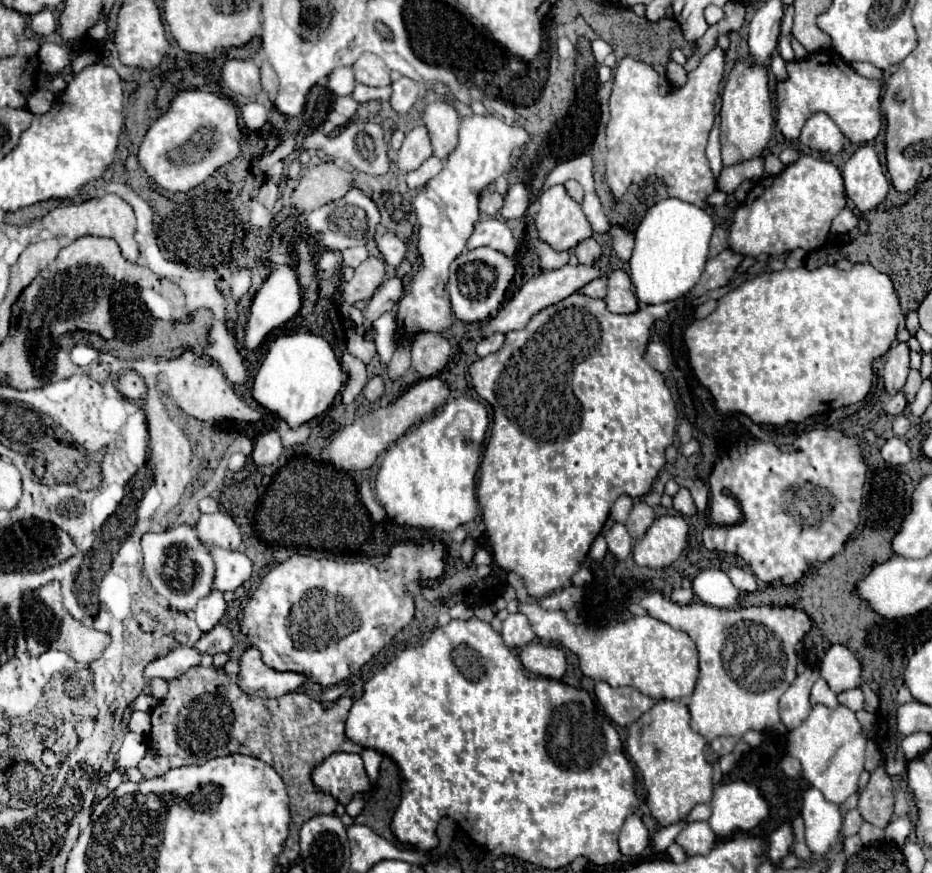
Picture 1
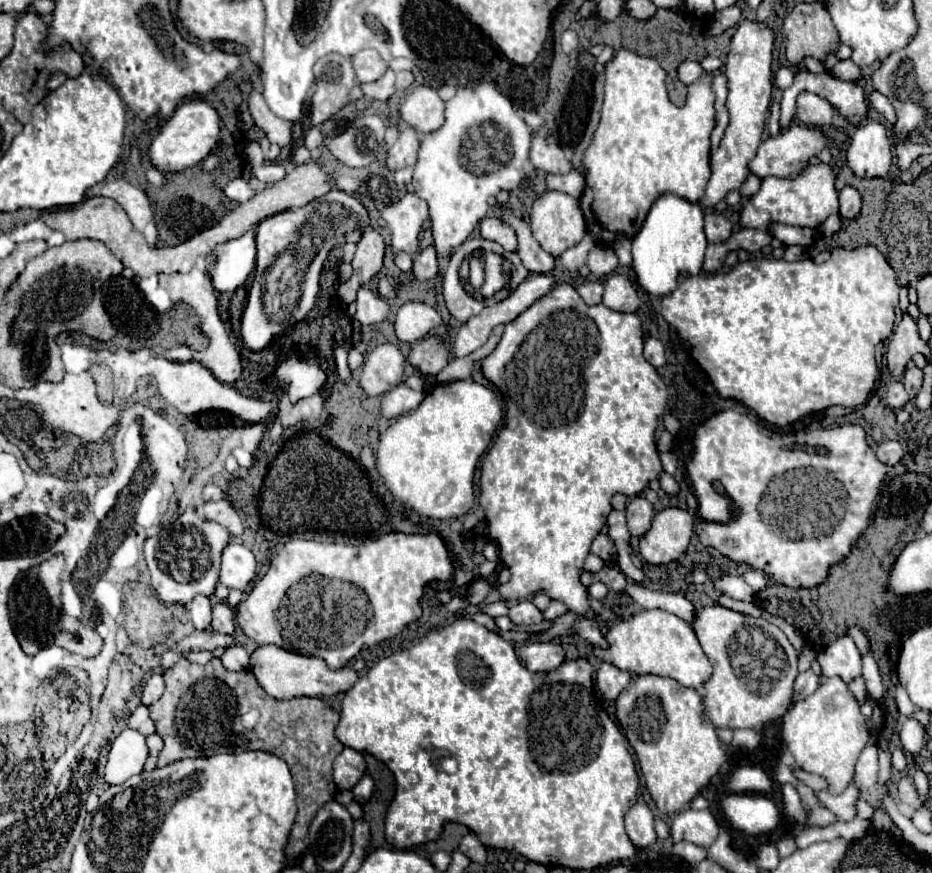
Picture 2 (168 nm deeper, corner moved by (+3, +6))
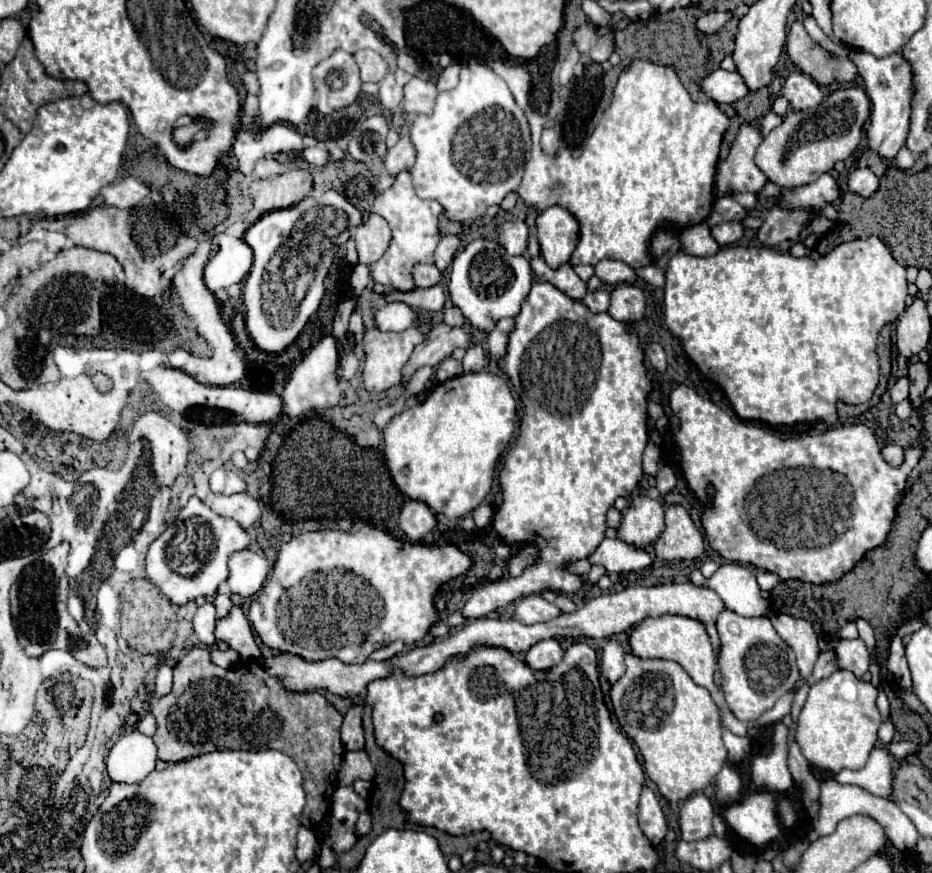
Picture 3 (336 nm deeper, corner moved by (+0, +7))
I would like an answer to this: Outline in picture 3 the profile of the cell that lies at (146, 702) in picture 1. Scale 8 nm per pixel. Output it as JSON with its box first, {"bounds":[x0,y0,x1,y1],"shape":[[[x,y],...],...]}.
{"bounds":[156,665,172,697],"shape":[[[162,665],[158,669],[158,677],[156,677],[156,697],[170,693],[170,689],[172,689],[172,667]]]}

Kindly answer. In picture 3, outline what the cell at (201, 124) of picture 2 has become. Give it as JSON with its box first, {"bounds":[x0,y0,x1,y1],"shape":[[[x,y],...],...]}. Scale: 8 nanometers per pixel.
{"bounds":[174,121,204,147],"shape":[[[194,121],[194,123],[188,125],[188,127],[176,127],[176,129],[174,129],[174,141],[176,141],[180,147],[186,147],[202,127],[204,127],[204,125],[202,125],[200,121]]]}

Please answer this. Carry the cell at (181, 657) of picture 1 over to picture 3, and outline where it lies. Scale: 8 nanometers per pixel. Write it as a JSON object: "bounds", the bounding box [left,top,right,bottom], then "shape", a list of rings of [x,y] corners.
{"bounds":[216,605,262,659],"shape":[[[234,605],[230,615],[226,615],[224,619],[218,621],[216,625],[216,639],[218,641],[226,641],[234,651],[238,651],[244,659],[260,659],[262,653],[254,641],[252,635],[252,627],[248,617],[244,617],[242,607]]]}

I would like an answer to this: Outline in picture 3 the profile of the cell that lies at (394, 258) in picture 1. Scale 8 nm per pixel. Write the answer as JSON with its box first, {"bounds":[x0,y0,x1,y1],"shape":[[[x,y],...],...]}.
{"bounds":[414,265,442,289],"shape":[[[416,265],[414,267],[414,279],[418,289],[428,289],[436,285],[442,277],[442,271],[438,271],[436,265]]]}

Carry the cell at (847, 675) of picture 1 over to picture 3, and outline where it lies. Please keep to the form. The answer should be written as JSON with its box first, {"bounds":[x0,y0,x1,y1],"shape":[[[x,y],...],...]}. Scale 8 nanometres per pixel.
{"bounds":[834,639,870,677],"shape":[[[840,639],[834,649],[838,655],[838,667],[852,671],[856,677],[862,677],[868,671],[870,655],[862,639]]]}

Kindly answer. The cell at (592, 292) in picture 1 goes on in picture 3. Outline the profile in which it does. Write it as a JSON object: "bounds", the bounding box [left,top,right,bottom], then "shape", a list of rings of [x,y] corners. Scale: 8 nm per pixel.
{"bounds":[582,289,610,313],"shape":[[[606,289],[588,291],[588,295],[582,299],[582,303],[584,303],[592,313],[608,311],[608,305],[610,305],[610,293],[608,293]]]}

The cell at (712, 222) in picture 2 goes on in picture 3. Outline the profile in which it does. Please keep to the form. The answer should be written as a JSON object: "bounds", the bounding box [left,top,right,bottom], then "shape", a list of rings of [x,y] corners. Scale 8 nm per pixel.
{"bounds":[712,221,744,245],"shape":[[[728,221],[728,223],[720,223],[712,229],[712,237],[722,245],[732,245],[736,243],[740,237],[744,235],[744,225],[740,221]]]}

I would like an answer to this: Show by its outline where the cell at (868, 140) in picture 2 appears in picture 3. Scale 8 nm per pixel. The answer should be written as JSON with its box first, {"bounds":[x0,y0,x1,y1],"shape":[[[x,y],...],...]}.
{"bounds":[848,49,914,159],"shape":[[[854,49],[854,51],[850,51],[848,57],[858,67],[858,73],[866,83],[866,93],[872,103],[870,125],[866,129],[868,147],[872,151],[876,151],[882,159],[894,159],[896,153],[900,151],[900,147],[904,145],[906,135],[908,135],[908,127],[910,127],[910,109],[912,109],[910,103],[912,103],[912,95],[914,95],[912,67],[900,53],[878,59],[870,53]]]}

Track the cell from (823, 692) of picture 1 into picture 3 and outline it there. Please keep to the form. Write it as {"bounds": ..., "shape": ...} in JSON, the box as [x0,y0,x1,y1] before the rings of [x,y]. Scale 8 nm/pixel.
{"bounds":[770,613,820,689],"shape":[[[774,613],[774,615],[770,615],[770,621],[774,623],[774,629],[778,631],[778,635],[796,653],[796,661],[798,661],[798,669],[800,669],[800,683],[796,683],[796,689],[800,689],[812,675],[812,667],[820,655],[818,637],[816,637],[812,625],[804,619],[794,619],[784,613]]]}

